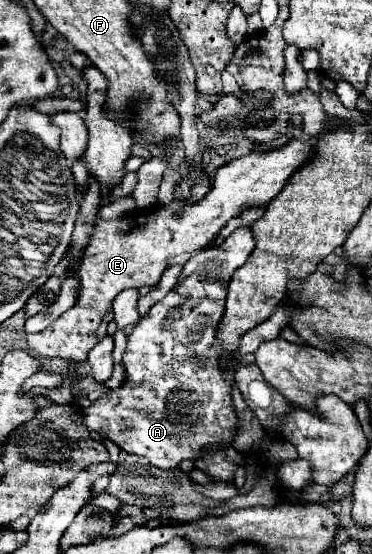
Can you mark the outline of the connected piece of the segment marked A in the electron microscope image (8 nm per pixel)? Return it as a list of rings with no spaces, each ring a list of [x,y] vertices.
[[[251,227],[235,229],[219,247],[207,247],[195,253],[183,267],[183,275],[177,285],[157,303],[151,311],[141,317],[131,335],[127,335],[127,347],[123,353],[123,367],[127,377],[115,391],[107,391],[87,409],[83,409],[83,423],[89,431],[97,431],[113,439],[123,451],[147,457],[151,465],[171,471],[185,459],[199,457],[199,451],[207,445],[229,445],[237,415],[231,405],[231,385],[235,383],[235,369],[219,369],[221,341],[215,337],[217,325],[225,311],[227,285],[235,269],[239,269],[255,247]]]

